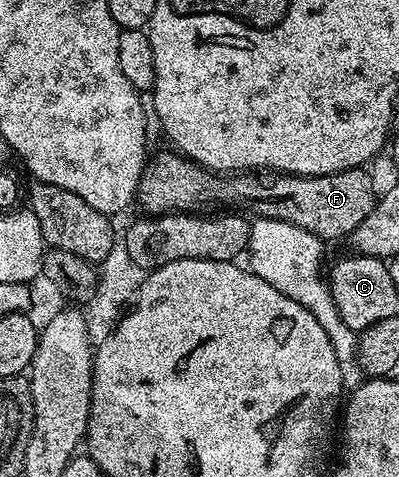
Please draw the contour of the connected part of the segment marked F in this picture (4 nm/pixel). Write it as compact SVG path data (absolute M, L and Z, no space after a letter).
M178 152L159 154L143 167L137 195L138 205L143 205L148 215L195 212L203 201L232 202L232 207L252 210L252 215L285 220L313 232L319 238L346 239L373 212L377 201L375 182L366 169L342 170L325 176L301 176L300 174L272 173L270 176L220 177L183 157Z

